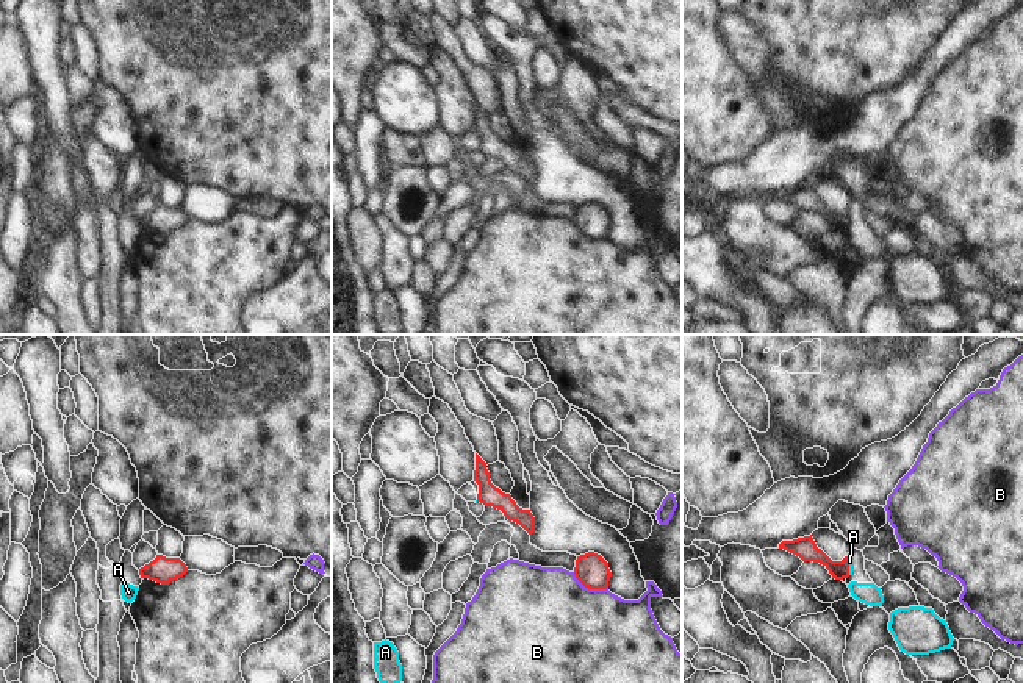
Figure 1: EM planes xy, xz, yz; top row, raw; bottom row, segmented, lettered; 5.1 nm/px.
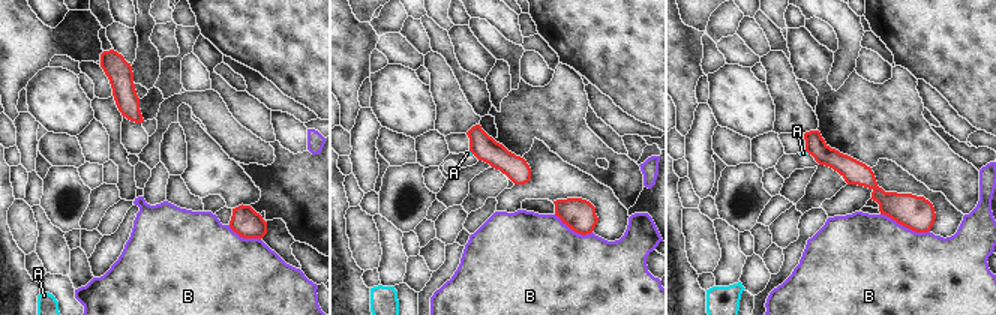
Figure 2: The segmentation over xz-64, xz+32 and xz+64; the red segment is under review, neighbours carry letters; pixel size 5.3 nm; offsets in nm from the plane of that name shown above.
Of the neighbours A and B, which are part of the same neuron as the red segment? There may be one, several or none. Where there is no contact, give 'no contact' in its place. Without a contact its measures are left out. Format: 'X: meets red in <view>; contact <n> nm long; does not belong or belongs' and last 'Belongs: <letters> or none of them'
A: meets red in yz; contact 70 nm long; does not belong
B: meets red in xz; contact 200 nm long; does not belong
Belongs: none of them

